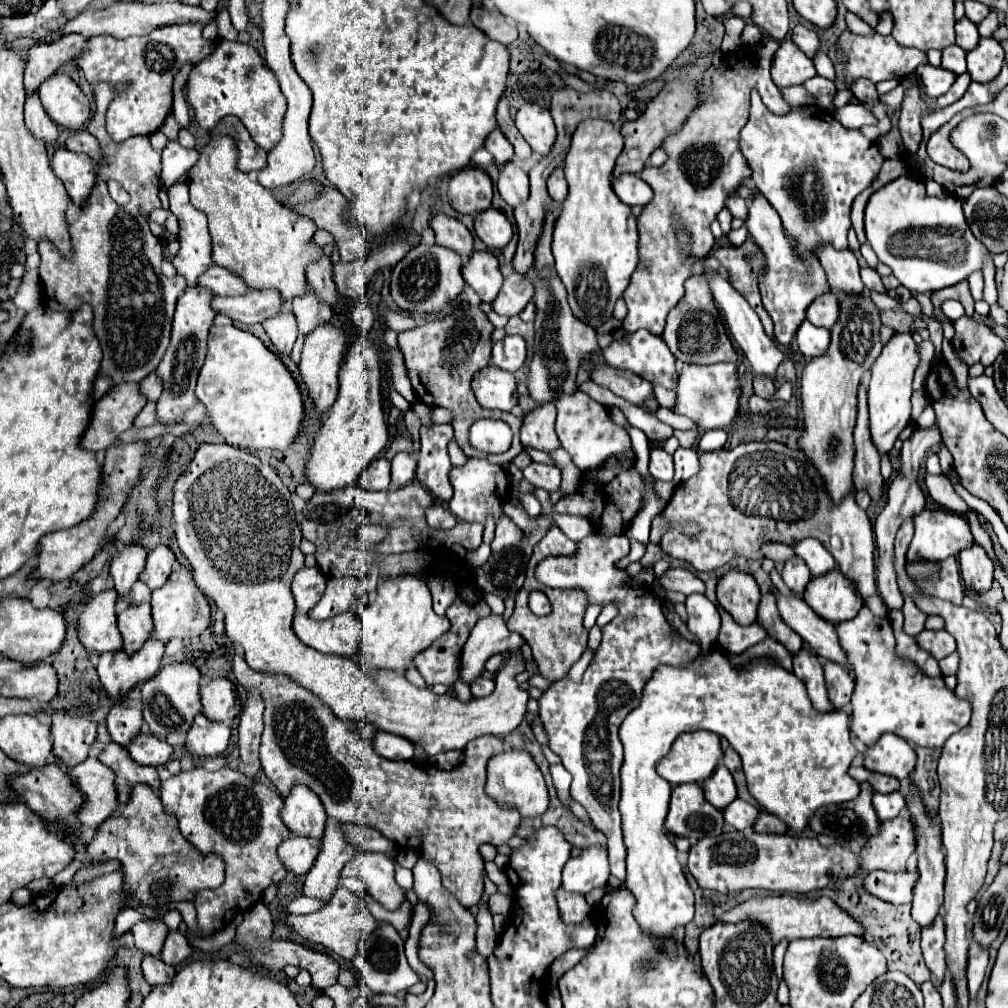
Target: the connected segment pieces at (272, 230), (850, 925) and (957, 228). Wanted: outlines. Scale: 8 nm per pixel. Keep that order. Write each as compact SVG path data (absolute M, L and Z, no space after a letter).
M215 134L199 152L197 164L189 170L191 204L209 220L213 240L213 262L235 270L253 290L277 288L283 300L293 300L305 294L305 266L321 258L323 250L313 244L317 226L309 218L301 218L285 208L273 192L257 180L237 170L235 140Z
M789 894L783 896L755 896L749 898L735 908L727 910L719 922L757 922L765 930L769 930L773 944L779 944L783 938L785 940L795 940L795 938L825 938L825 936L845 936L845 934L863 934L863 928L849 916L843 914L843 910L829 898L819 898L819 900L805 900L805 898L795 898Z
M913 174L899 176L871 194L865 232L879 262L887 264L905 288L917 292L937 292L957 284L973 270L981 270L981 260L989 256L987 248L973 238L959 198L931 198Z

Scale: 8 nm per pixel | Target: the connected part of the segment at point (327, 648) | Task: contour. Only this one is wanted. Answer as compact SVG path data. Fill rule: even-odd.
M353 610L323 622L309 616L295 616L293 630L307 646L323 654L355 656L359 650L359 618Z

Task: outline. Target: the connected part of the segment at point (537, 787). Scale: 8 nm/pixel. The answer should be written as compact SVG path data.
M507 748L503 754L495 754L487 766L487 794L501 804L515 804L523 818L539 816L549 806L549 794L543 774L529 752L519 748Z

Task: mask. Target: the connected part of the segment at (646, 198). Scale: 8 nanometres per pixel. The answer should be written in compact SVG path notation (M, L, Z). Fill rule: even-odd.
M621 174L619 178L613 180L613 190L615 194L629 206L645 206L653 198L653 190L647 182L641 180L637 174Z

